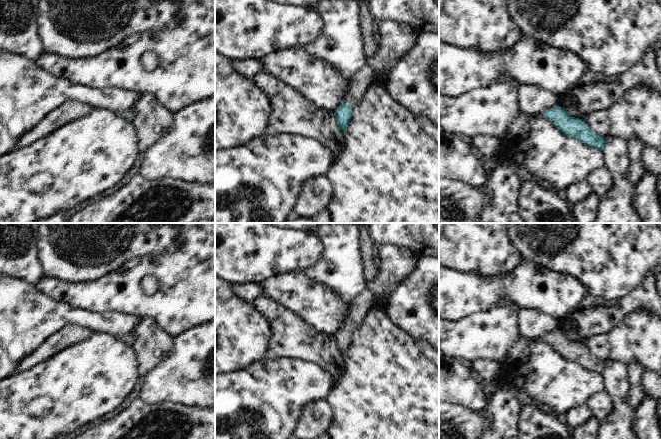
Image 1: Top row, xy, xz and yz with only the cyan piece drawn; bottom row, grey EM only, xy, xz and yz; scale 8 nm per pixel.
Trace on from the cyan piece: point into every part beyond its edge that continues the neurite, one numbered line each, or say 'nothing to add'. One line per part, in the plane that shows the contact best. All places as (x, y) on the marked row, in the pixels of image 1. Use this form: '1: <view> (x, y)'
1: xz (358, 84).

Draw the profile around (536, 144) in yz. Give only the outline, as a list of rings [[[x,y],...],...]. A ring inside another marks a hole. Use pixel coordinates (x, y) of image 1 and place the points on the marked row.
[[[519,113],[500,141],[499,154],[510,156],[520,168],[526,168],[536,177],[547,180],[558,190],[567,190],[569,186],[584,181],[595,169],[604,167],[601,150],[571,139],[545,117]]]

